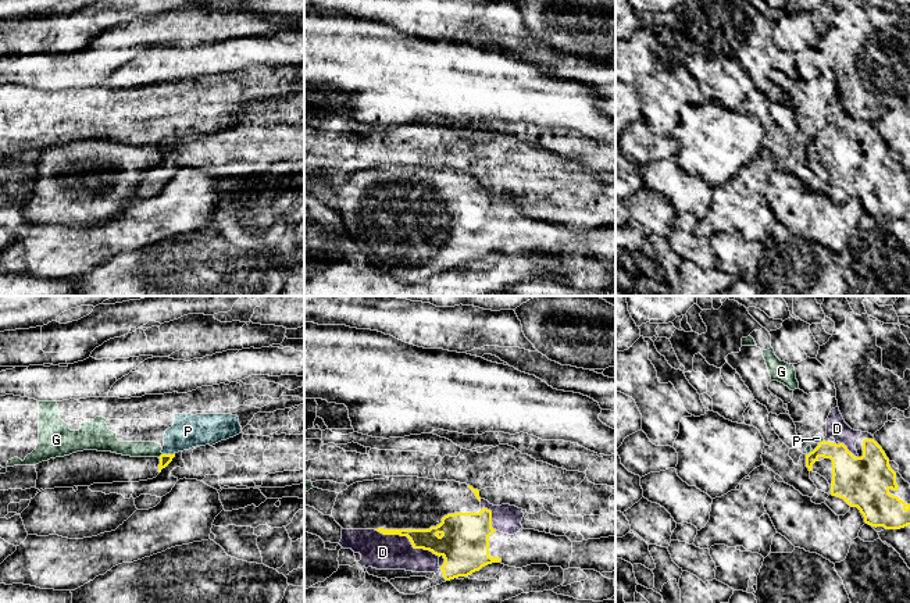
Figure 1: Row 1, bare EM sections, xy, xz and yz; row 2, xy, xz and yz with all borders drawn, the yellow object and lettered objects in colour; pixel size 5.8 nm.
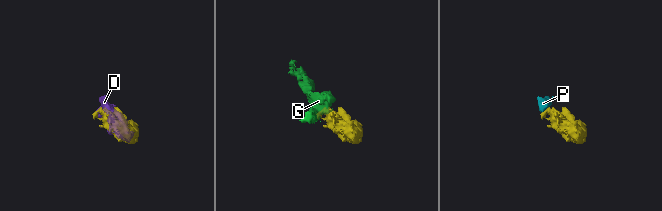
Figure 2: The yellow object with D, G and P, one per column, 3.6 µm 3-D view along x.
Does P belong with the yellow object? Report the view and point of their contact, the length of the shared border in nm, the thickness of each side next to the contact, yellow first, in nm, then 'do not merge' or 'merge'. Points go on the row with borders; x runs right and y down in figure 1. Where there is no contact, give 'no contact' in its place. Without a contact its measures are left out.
contact xy (168, 455); length 70 nm; calibres 60 and 190 nm; do not merge

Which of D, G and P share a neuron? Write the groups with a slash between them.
D / G / P

